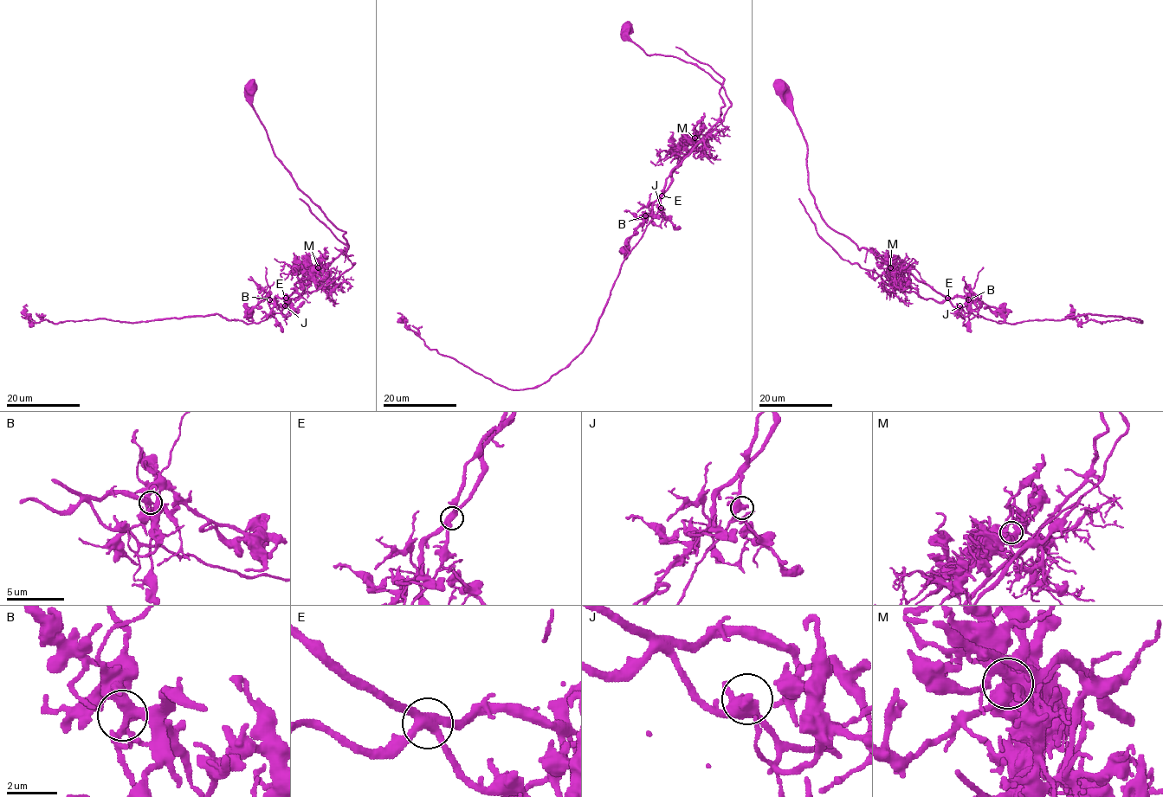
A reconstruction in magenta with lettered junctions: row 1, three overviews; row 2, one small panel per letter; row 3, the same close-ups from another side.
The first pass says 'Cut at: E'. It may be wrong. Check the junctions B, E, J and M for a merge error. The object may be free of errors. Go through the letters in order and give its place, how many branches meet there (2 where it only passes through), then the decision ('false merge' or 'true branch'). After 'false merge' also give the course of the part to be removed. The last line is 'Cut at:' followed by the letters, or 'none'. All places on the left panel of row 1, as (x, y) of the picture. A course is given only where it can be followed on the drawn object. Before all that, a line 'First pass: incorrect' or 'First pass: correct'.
First pass: correct
B: (269, 299) | 4 | true branch
E: (286, 298) | 4 | false merge | (286, 298), (279, 313), (257, 323), (218, 314), (133, 322), (99, 318), (31, 322), (26, 304)
J: (285, 305) | 4 | true branch
M: (318, 267) | 4 | true branch
Cut at: E

